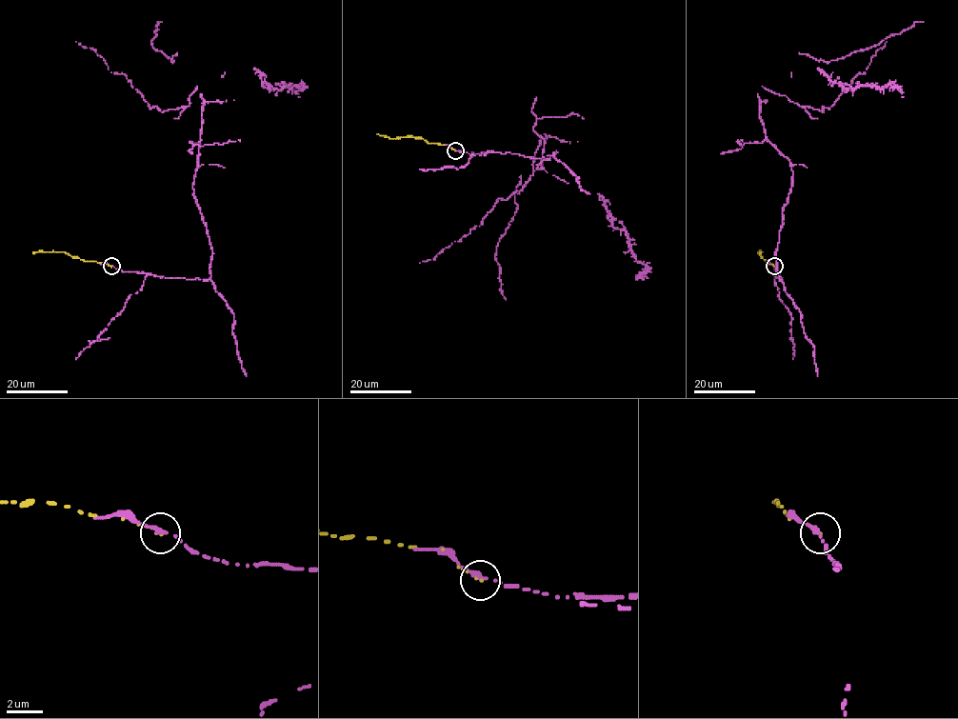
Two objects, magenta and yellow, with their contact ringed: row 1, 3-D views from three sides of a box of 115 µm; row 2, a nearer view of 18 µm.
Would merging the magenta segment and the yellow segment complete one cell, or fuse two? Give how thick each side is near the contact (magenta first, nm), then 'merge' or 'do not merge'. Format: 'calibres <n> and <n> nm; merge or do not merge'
calibres 240 and 100 nm; merge

